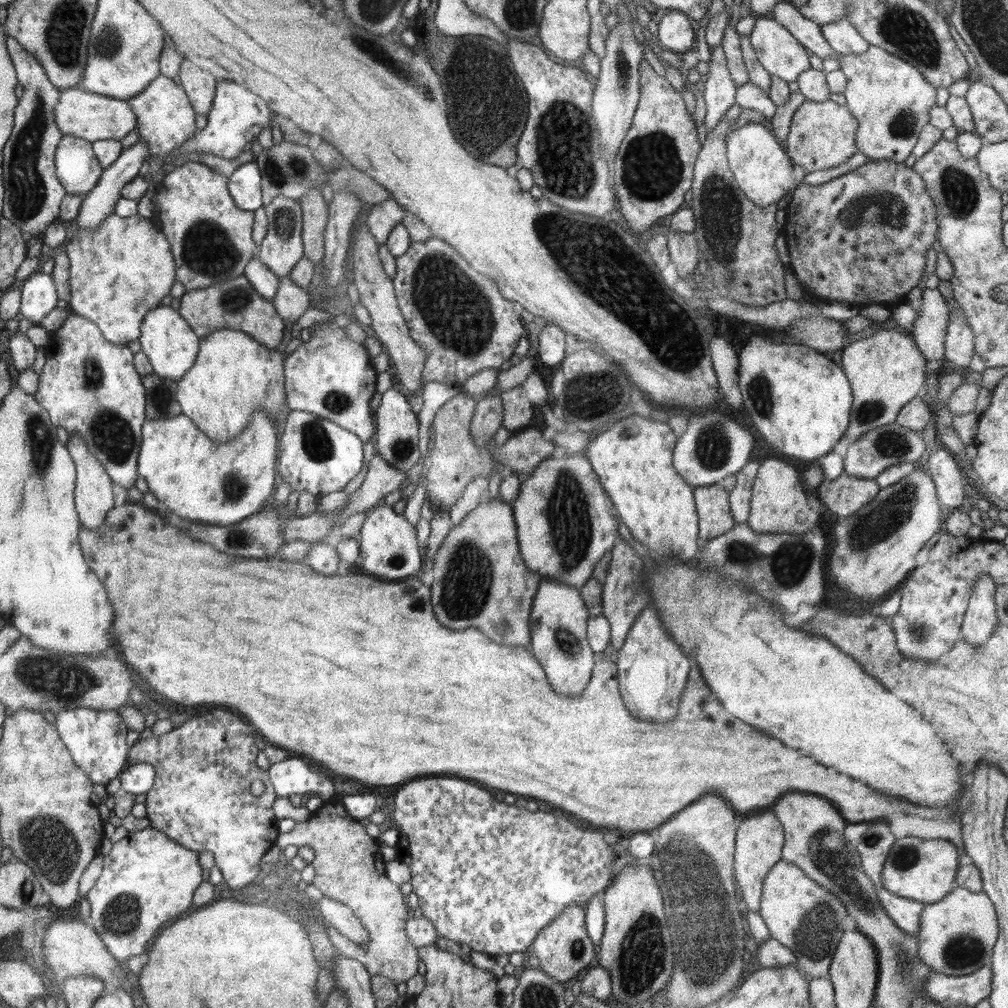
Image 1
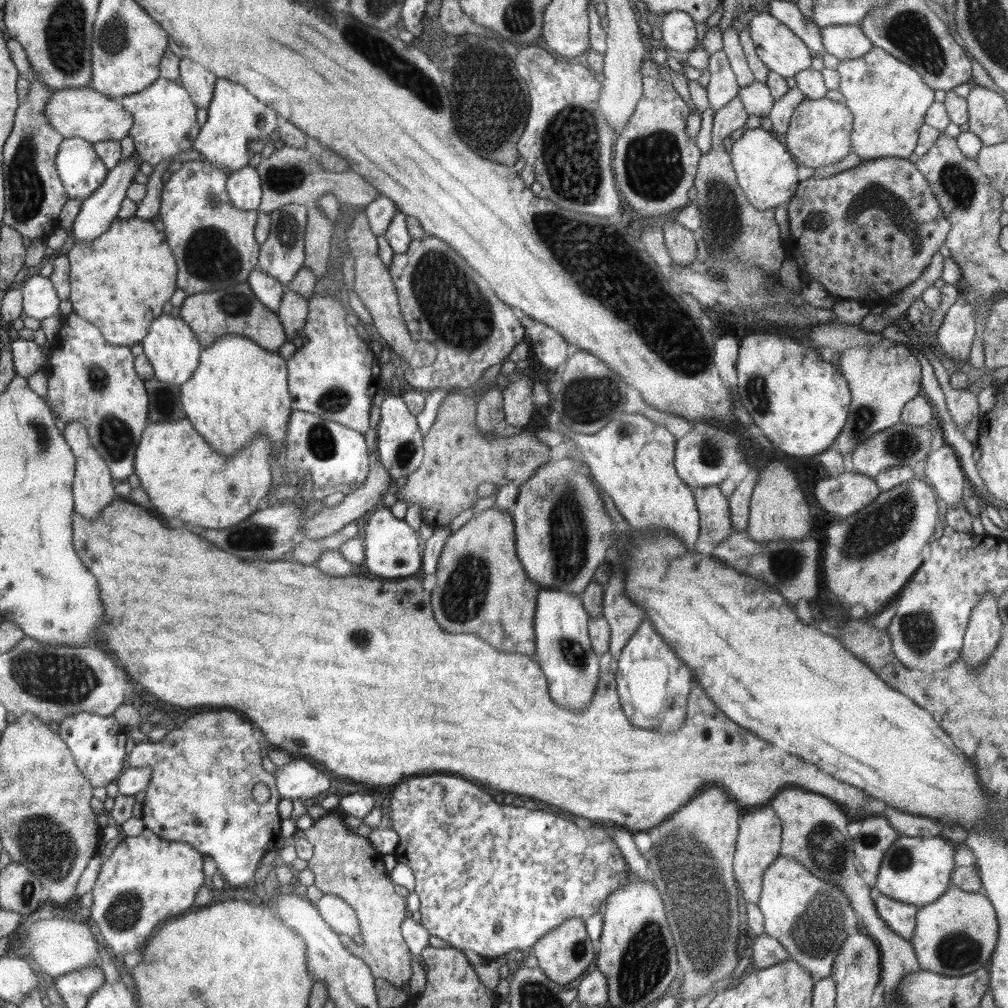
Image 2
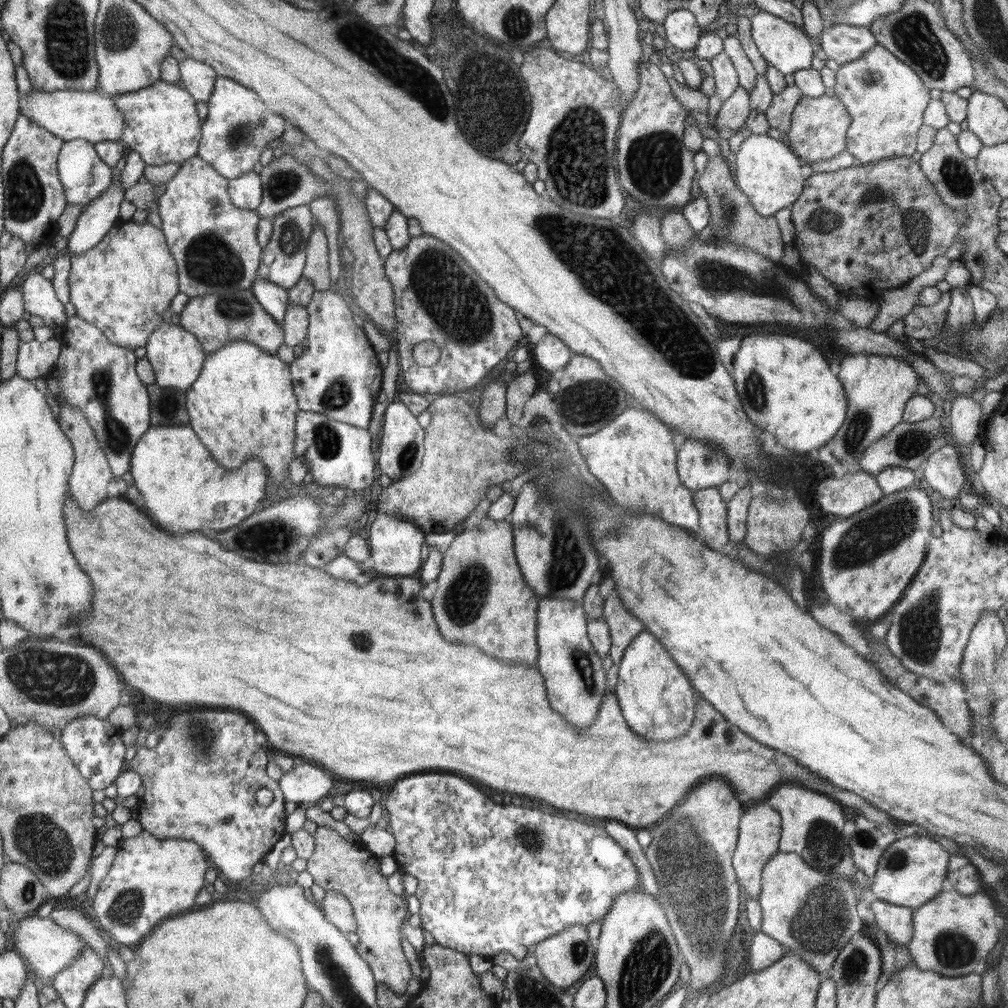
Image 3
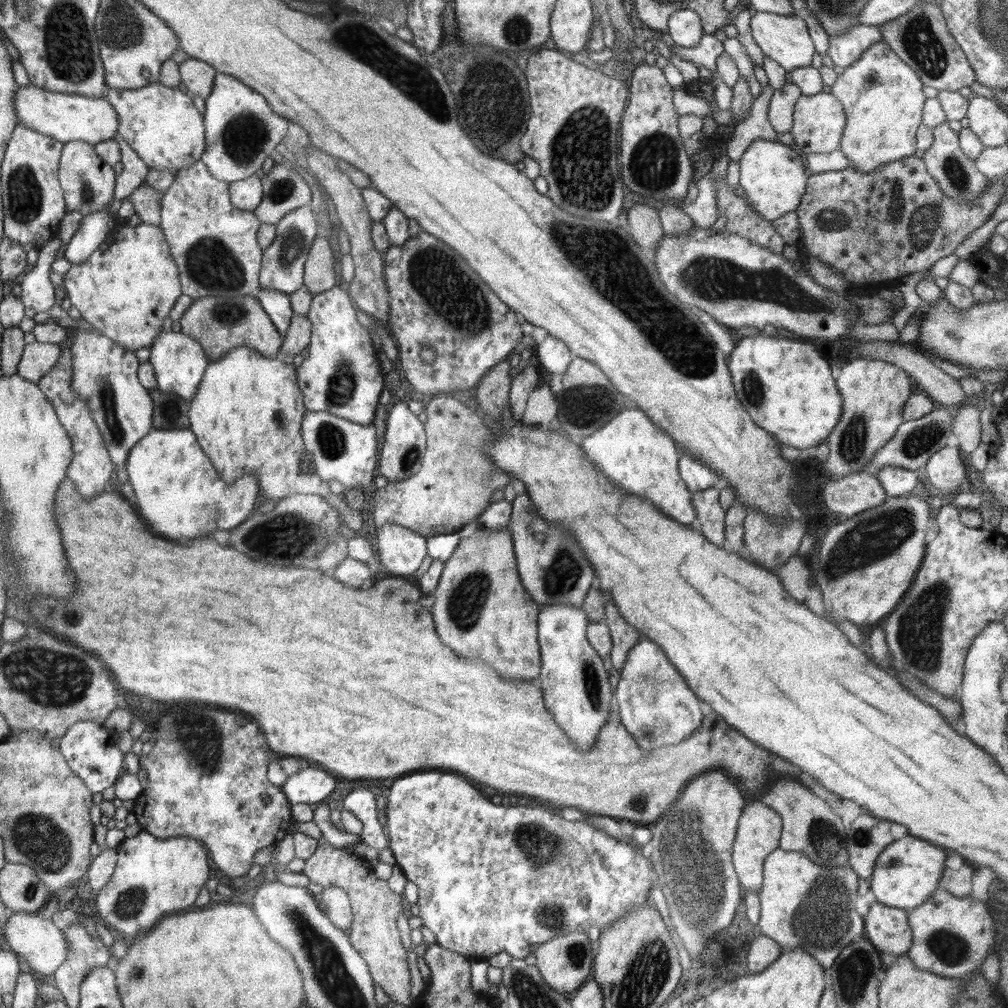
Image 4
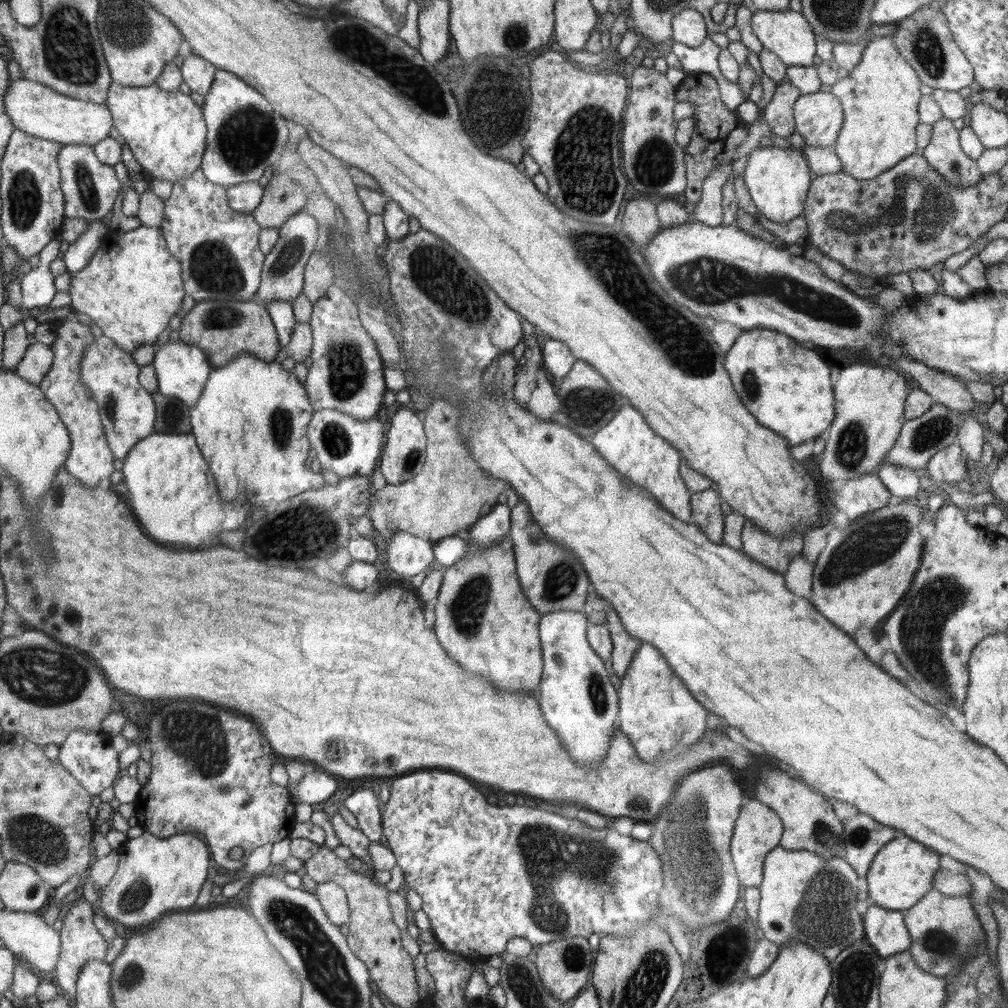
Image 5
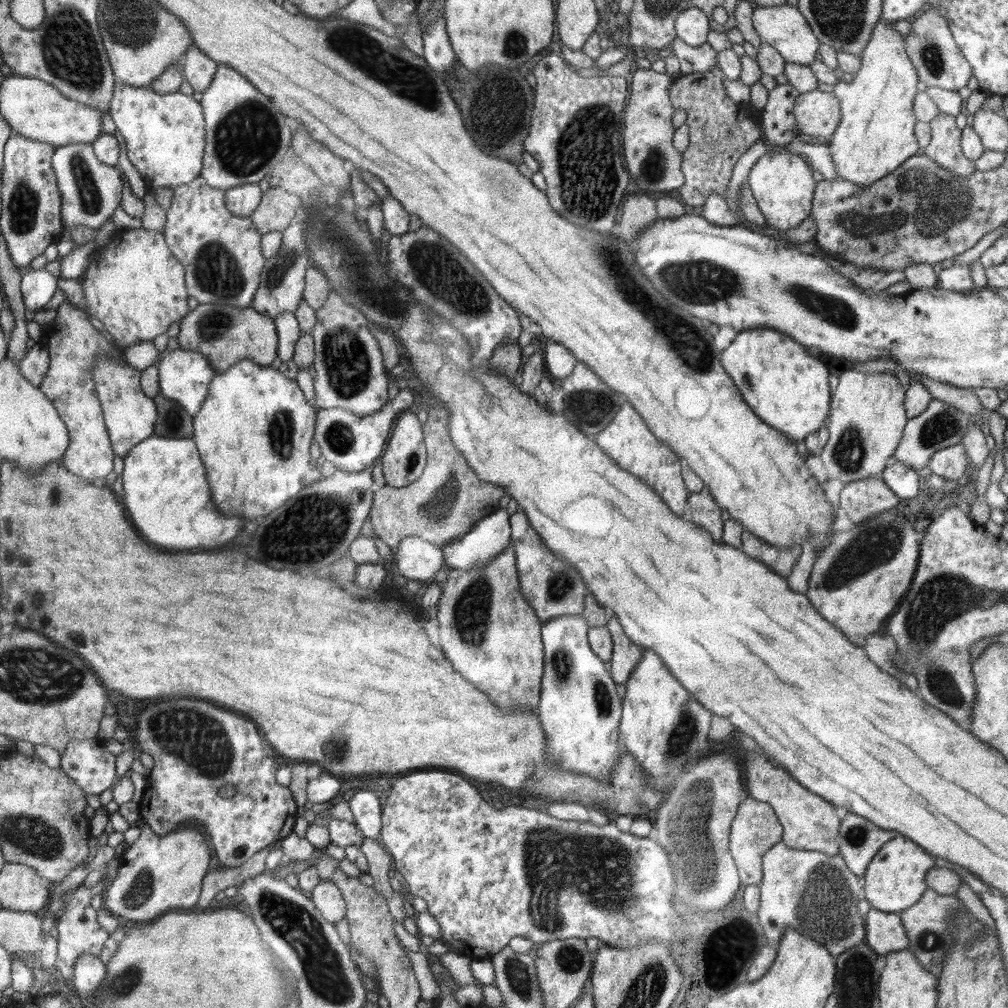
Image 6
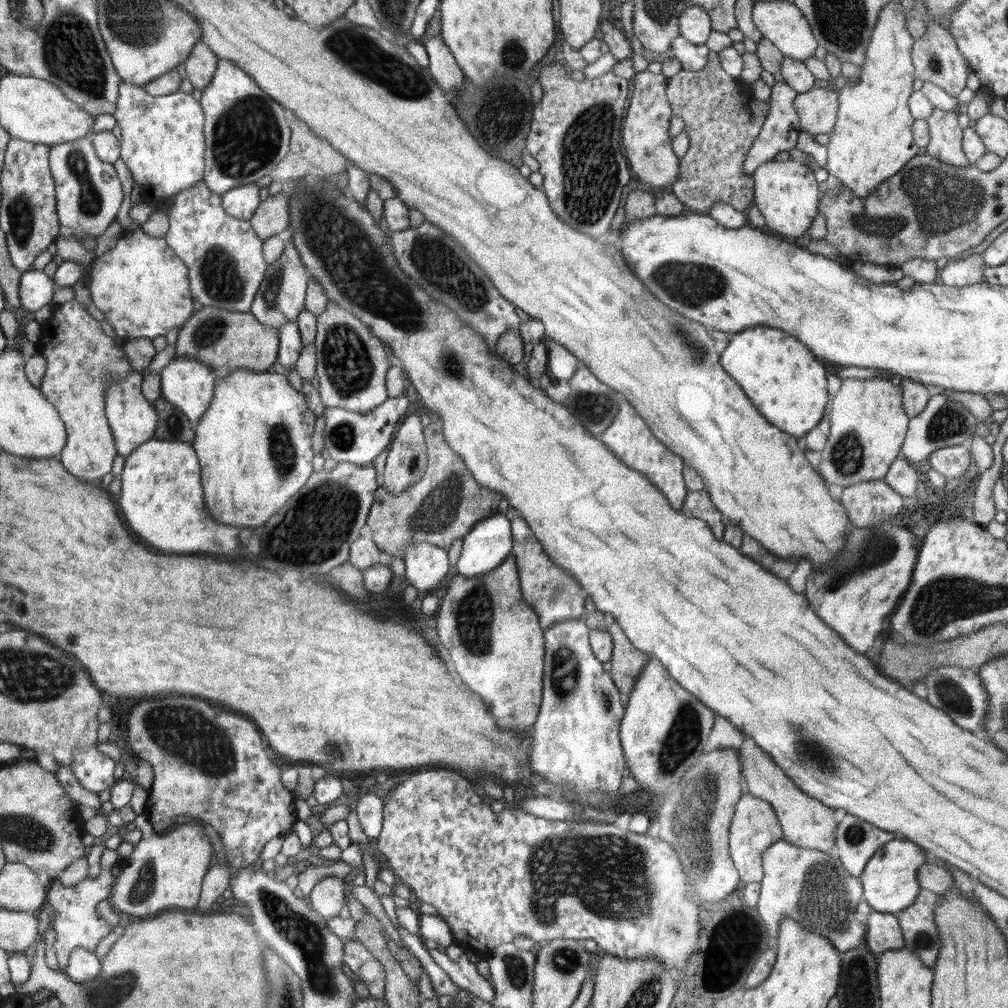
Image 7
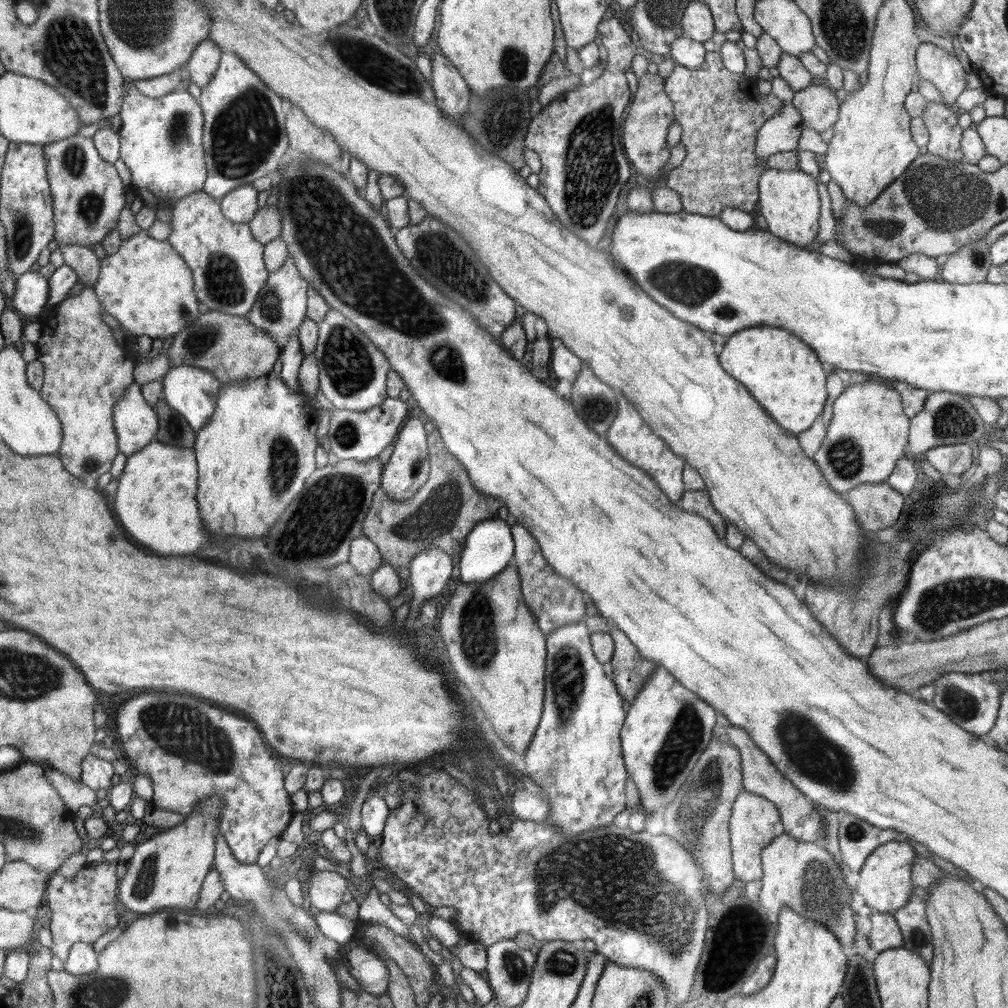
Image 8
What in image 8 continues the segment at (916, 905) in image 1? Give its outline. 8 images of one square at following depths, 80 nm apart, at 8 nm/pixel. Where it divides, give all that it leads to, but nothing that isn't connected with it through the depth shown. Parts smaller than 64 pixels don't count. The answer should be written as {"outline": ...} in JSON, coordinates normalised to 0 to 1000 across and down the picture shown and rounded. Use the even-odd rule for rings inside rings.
{"outline":[[[871,906],[863,908],[861,934],[863,940],[869,944],[880,943],[897,938],[897,930],[886,906]]]}

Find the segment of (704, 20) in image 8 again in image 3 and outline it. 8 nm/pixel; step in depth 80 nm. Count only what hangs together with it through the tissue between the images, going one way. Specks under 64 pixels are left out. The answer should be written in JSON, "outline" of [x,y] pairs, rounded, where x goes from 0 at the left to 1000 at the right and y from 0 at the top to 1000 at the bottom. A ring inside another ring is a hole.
{"outline":[[[681,9],[664,12],[658,26],[663,42],[678,51],[689,49],[697,33],[688,14]]]}

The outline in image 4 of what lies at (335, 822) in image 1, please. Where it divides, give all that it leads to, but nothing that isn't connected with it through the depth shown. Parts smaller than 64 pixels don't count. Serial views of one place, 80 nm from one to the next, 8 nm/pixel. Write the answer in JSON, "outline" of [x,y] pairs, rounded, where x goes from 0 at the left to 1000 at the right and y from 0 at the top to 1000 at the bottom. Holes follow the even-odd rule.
{"outline":[[[319,832],[314,834],[314,840],[310,849],[303,853],[301,866],[313,877],[320,881],[334,879],[340,881],[346,889],[348,902],[350,905],[350,917],[347,920],[347,927],[344,929],[353,941],[353,944],[363,953],[366,958],[367,966],[369,967],[372,976],[376,976],[381,984],[388,990],[389,993],[400,996],[405,999],[412,994],[412,991],[407,987],[407,963],[405,961],[404,943],[397,933],[397,925],[393,920],[393,913],[399,907],[399,891],[396,887],[387,883],[384,874],[375,872],[371,867],[371,857],[365,855],[352,846],[343,846],[339,841],[331,841],[325,834]]]}

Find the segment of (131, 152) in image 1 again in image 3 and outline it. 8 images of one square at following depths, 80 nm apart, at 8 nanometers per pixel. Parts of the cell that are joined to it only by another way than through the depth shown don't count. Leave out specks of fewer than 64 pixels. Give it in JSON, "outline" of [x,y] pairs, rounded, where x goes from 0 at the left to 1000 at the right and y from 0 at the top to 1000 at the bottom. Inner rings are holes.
{"outline":[[[114,170],[107,188],[82,206],[73,228],[67,235],[66,246],[69,251],[83,252],[93,246],[105,231],[119,219],[119,202],[124,197],[124,189],[118,172]]]}

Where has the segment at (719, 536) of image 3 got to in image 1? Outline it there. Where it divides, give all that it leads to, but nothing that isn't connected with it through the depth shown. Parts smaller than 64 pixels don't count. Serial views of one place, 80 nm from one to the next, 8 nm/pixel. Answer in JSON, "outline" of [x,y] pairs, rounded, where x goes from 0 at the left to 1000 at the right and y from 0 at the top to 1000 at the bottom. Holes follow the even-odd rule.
{"outline":[[[716,481],[688,483],[688,491],[693,514],[691,539],[696,550],[704,535],[722,528],[730,518],[723,503],[723,488]]]}

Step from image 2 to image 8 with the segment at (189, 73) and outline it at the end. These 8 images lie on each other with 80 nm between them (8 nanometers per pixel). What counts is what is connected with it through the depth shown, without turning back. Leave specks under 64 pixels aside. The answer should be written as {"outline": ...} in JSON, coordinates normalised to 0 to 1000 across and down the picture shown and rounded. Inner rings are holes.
{"outline":[[[202,39],[198,42],[184,65],[188,71],[188,81],[198,88],[204,86],[217,66],[220,54],[218,47],[211,40]]]}

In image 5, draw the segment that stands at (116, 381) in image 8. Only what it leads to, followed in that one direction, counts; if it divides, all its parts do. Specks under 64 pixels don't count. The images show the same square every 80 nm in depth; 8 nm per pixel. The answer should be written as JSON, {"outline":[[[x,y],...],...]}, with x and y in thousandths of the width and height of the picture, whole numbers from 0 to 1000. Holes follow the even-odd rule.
{"outline":[[[72,309],[65,313],[59,312],[55,317],[57,335],[50,342],[54,348],[54,357],[49,368],[38,382],[45,394],[55,403],[60,417],[64,421],[70,435],[70,445],[63,460],[71,472],[84,483],[93,484],[101,474],[107,474],[114,467],[112,448],[107,442],[105,432],[99,417],[97,402],[90,387],[82,382],[80,359],[87,342],[94,339],[89,324],[77,318]]]}

